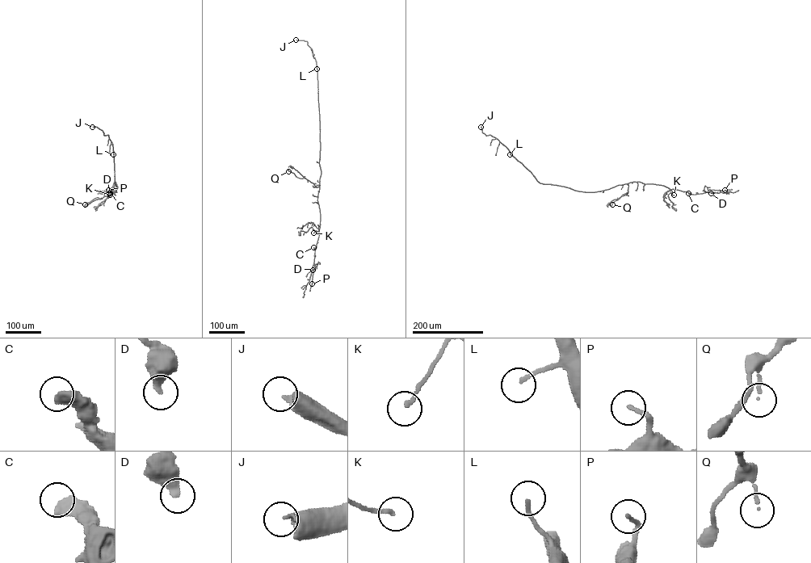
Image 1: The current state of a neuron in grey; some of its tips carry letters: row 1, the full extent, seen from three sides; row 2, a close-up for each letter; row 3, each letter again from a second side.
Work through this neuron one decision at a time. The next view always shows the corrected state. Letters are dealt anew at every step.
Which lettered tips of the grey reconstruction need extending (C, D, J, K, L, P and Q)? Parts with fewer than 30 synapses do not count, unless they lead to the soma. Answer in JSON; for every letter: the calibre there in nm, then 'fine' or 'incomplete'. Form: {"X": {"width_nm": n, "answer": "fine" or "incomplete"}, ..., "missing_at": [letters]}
{"C": {"width_nm": 550, "answer": "fine"}, "D": {"width_nm": 480, "answer": "fine"}, "J": {"width_nm": 320, "answer": "incomplete"}, "K": {"width_nm": 160, "answer": "fine"}, "L": {"width_nm": 150, "answer": "incomplete"}, "P": {"width_nm": 130, "answer": "fine"}, "Q": {"width_nm": 100, "answer": "fine"}, "missing_at": ["J", "L"]}

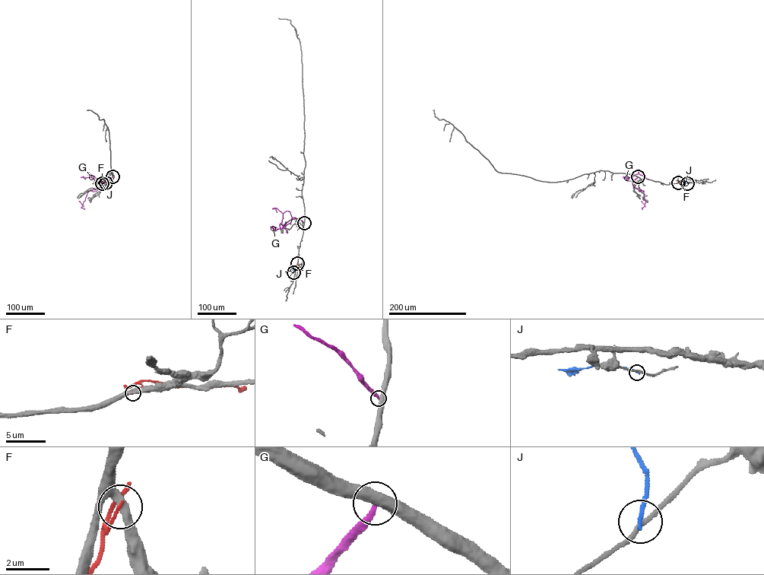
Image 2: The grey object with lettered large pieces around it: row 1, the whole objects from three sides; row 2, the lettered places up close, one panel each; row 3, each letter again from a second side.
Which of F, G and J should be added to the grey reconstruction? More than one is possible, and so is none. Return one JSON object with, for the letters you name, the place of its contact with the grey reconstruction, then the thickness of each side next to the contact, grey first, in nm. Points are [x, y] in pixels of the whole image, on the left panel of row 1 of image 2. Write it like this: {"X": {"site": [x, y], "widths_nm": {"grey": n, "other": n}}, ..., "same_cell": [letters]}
{"same_cell": []}

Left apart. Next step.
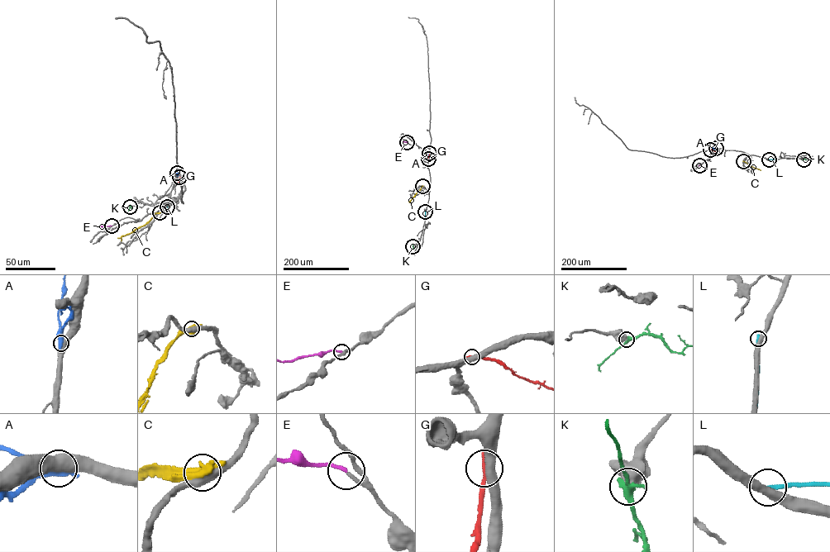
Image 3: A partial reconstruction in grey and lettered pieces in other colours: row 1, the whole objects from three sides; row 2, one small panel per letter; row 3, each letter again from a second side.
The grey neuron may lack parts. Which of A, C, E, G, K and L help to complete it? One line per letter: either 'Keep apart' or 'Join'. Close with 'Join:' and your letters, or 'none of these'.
A: Keep apart
C: Keep apart
E: Join
G: Keep apart
K: Keep apart
L: Keep apart
Join: E

